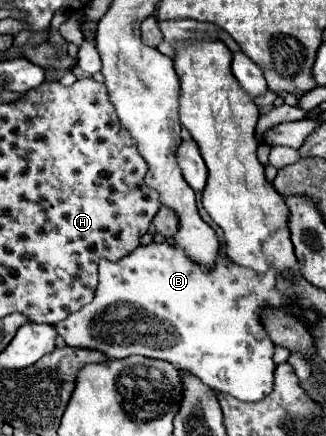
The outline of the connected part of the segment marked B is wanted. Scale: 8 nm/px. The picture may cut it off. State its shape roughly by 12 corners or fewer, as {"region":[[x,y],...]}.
{"region":[[218,250],[100,260],[72,348],[176,364],[214,392],[274,388],[260,308],[298,308]]}

